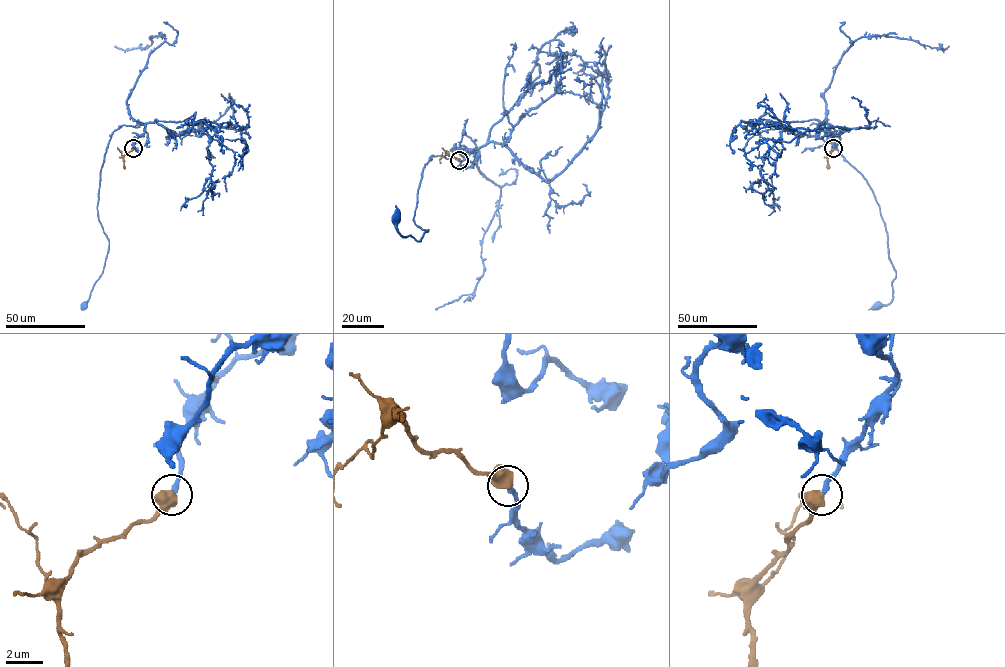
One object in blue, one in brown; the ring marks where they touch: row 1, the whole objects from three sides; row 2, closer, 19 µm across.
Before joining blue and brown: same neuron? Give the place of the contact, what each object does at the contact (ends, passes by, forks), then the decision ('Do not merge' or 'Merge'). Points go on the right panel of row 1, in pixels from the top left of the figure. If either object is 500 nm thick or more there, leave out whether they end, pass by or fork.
Place: (833, 148). Merge

